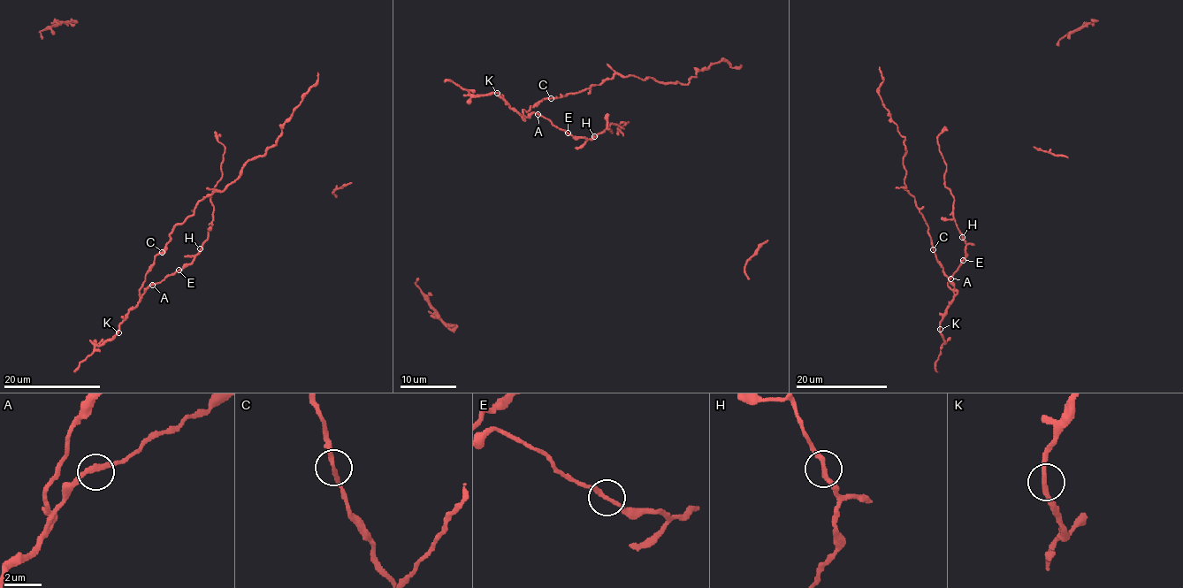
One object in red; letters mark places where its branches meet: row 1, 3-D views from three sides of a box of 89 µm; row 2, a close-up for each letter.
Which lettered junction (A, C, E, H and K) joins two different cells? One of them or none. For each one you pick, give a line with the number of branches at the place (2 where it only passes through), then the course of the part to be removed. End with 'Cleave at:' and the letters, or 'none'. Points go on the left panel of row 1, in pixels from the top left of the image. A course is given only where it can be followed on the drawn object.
Cleave at: none

